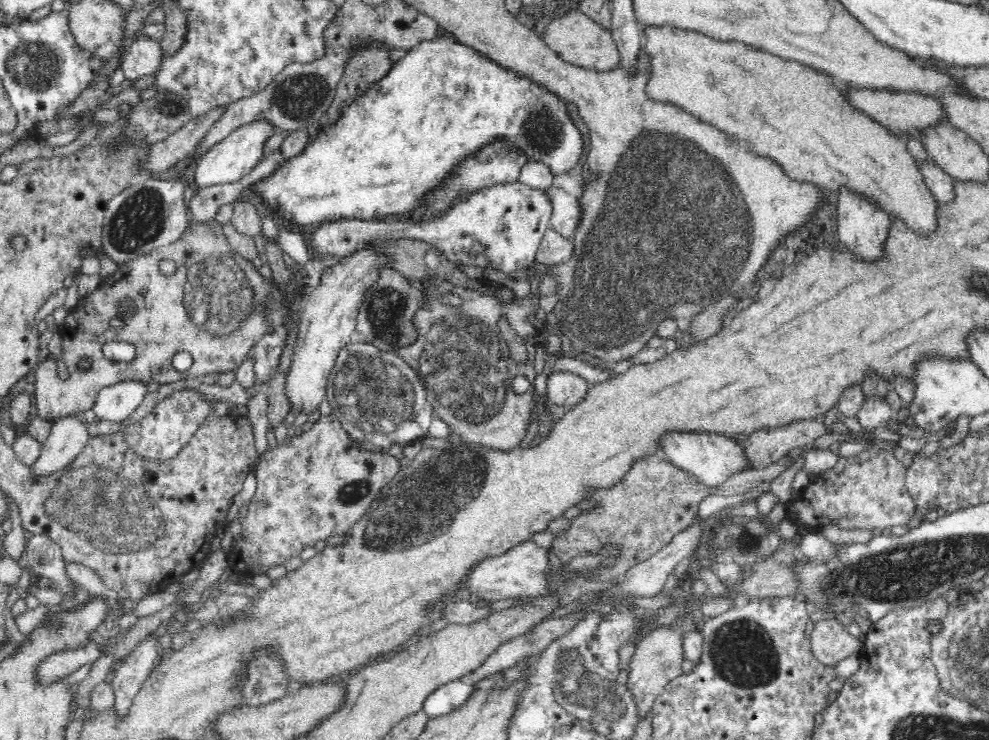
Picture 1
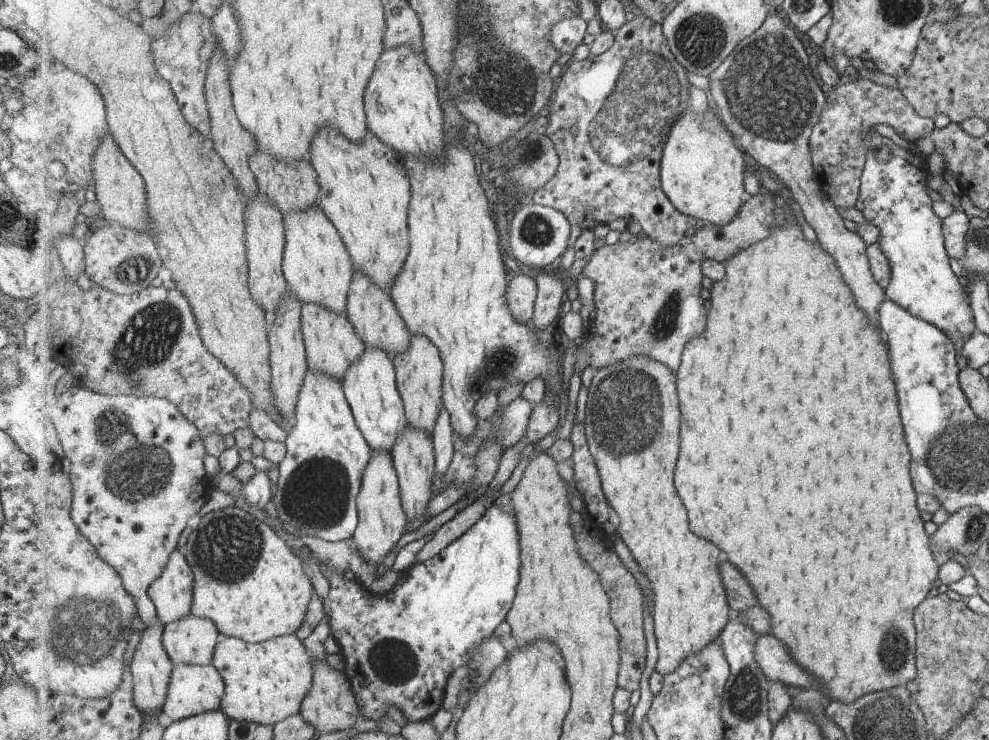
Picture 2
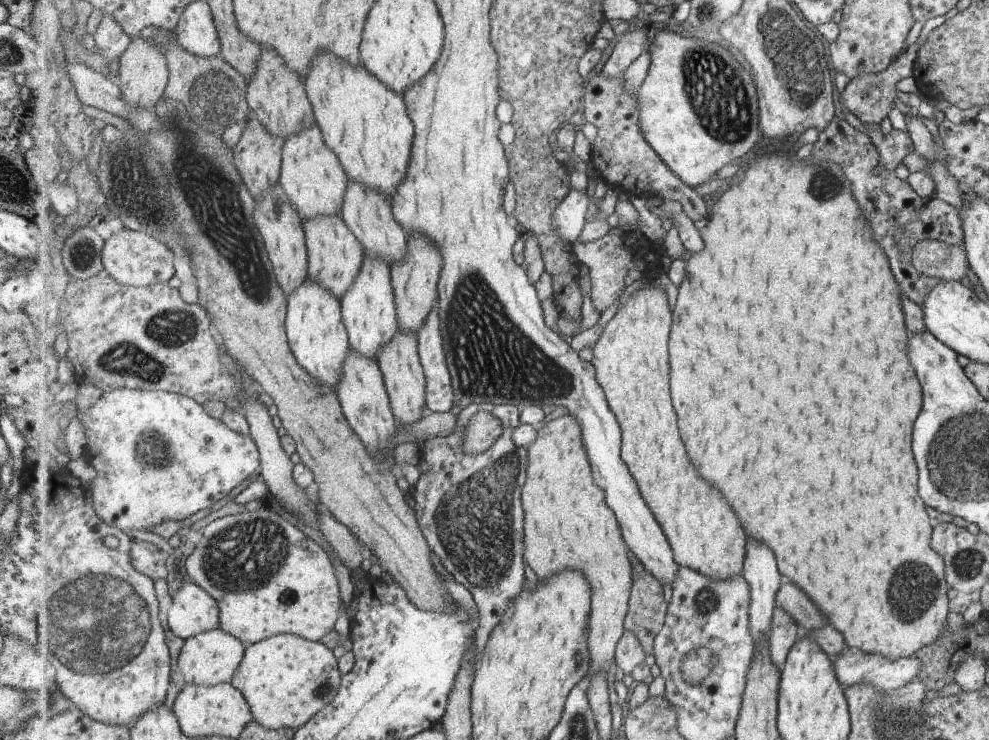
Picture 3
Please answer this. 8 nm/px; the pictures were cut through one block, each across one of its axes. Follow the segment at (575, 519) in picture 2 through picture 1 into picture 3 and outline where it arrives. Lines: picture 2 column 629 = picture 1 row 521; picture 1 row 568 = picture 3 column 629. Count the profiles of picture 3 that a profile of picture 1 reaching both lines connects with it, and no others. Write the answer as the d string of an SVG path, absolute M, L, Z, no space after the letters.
M643 568L641 575L634 580L630 600L630 612L626 616L626 630L632 630L641 640L646 654L653 654L654 642L666 624L670 605L665 600L662 584L649 571Z

